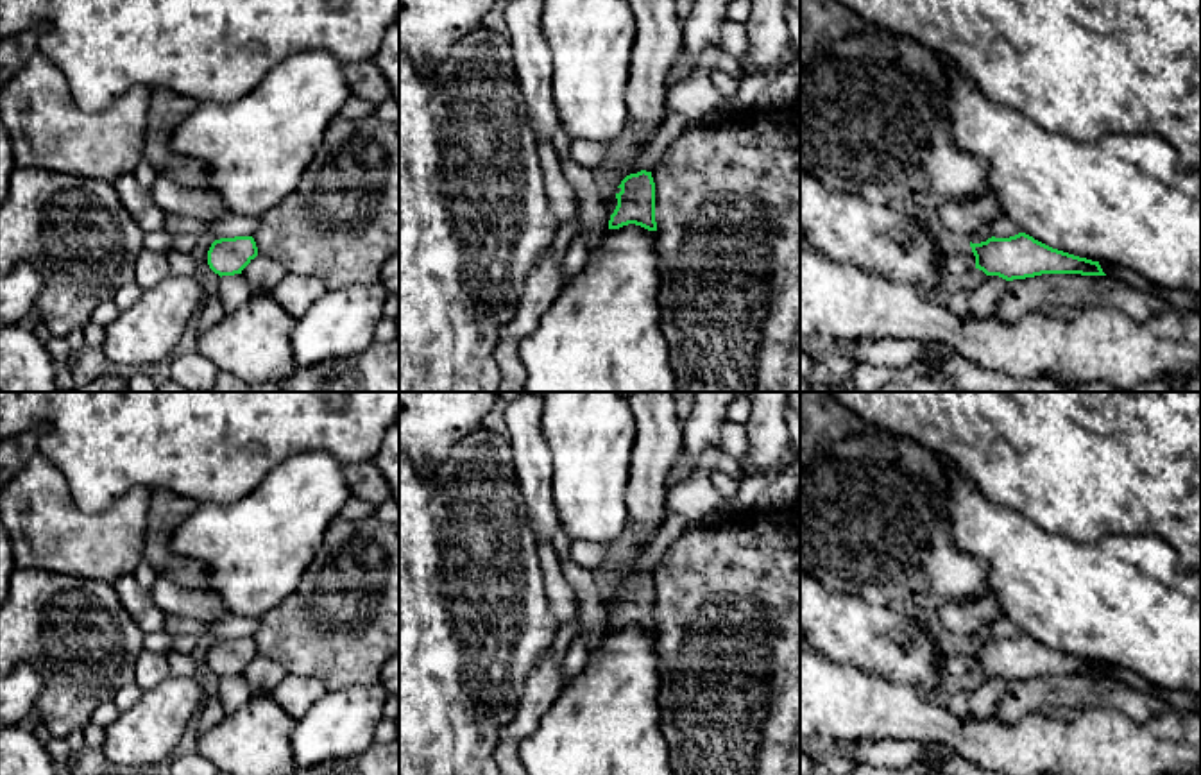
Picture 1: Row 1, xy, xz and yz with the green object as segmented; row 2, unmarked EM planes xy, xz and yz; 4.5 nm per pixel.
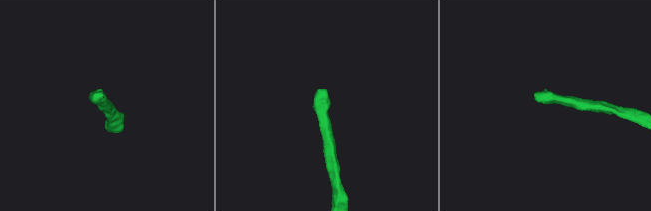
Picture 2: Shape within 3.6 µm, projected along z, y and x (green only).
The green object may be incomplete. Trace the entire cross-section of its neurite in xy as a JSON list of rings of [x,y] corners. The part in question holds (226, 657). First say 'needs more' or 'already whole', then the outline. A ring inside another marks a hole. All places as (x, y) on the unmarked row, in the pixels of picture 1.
already whole | [[[234,637],[215,641],[208,652],[209,669],[222,677],[242,675],[242,671],[258,657],[252,637]]]

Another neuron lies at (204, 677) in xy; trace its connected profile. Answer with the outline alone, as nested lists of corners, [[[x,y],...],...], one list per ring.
[[[166,614],[165,628],[170,635],[188,634],[197,639],[197,646],[192,652],[192,657],[197,662],[193,678],[204,691],[204,698],[217,694],[220,677],[215,675],[208,666],[208,652],[215,643],[215,637],[208,630],[208,623],[202,623],[192,617]]]

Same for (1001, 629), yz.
[[[1001,616],[999,619],[995,619],[988,628],[992,637],[995,639],[1009,639],[1022,634],[1022,630],[1006,616]]]

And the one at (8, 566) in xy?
[[[0,517],[0,605],[9,594],[11,576],[16,569],[13,558],[13,542]]]

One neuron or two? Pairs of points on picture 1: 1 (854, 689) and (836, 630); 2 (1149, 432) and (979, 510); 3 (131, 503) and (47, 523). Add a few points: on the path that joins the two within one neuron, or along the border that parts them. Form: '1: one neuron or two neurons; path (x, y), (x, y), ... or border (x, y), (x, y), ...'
1: two neurons; border (818, 652), (833, 661), (856, 664), (885, 679)
2: two neurons; border (965, 475), (992, 502), (1022, 512), (1033, 523)
3: one neuron; path (110, 525), (68, 525)

